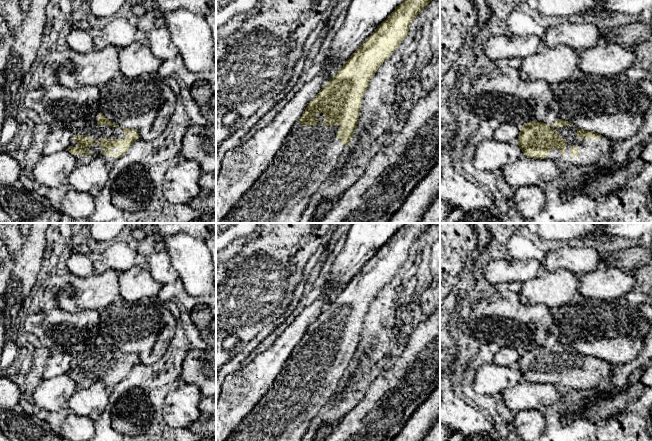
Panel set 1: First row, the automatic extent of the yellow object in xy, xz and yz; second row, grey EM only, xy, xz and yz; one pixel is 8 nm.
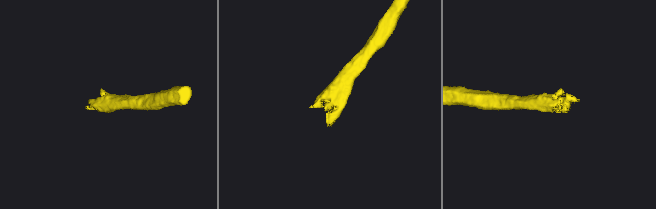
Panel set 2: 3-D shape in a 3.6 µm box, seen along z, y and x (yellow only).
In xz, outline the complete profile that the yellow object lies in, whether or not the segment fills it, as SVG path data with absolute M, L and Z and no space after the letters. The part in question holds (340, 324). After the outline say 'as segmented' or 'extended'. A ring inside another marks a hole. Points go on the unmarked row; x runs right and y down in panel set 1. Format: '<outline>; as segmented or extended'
M405 223L361 268L308 327L272 386L225 441L302 441L312 419L332 401L359 344L370 303L409 257L409 251L433 223Z; extended

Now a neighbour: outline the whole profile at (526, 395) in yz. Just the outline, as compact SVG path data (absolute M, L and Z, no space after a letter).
M523 381L500 393L504 404L514 412L542 410L564 397L564 390L555 384Z

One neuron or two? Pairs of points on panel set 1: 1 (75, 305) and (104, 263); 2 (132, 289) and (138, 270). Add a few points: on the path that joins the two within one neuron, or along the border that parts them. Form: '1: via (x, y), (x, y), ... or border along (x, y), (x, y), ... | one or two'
1: border along (119, 272), (107, 269), (94, 273) | two
2: via (135, 284), (138, 280), (138, 275) | one

